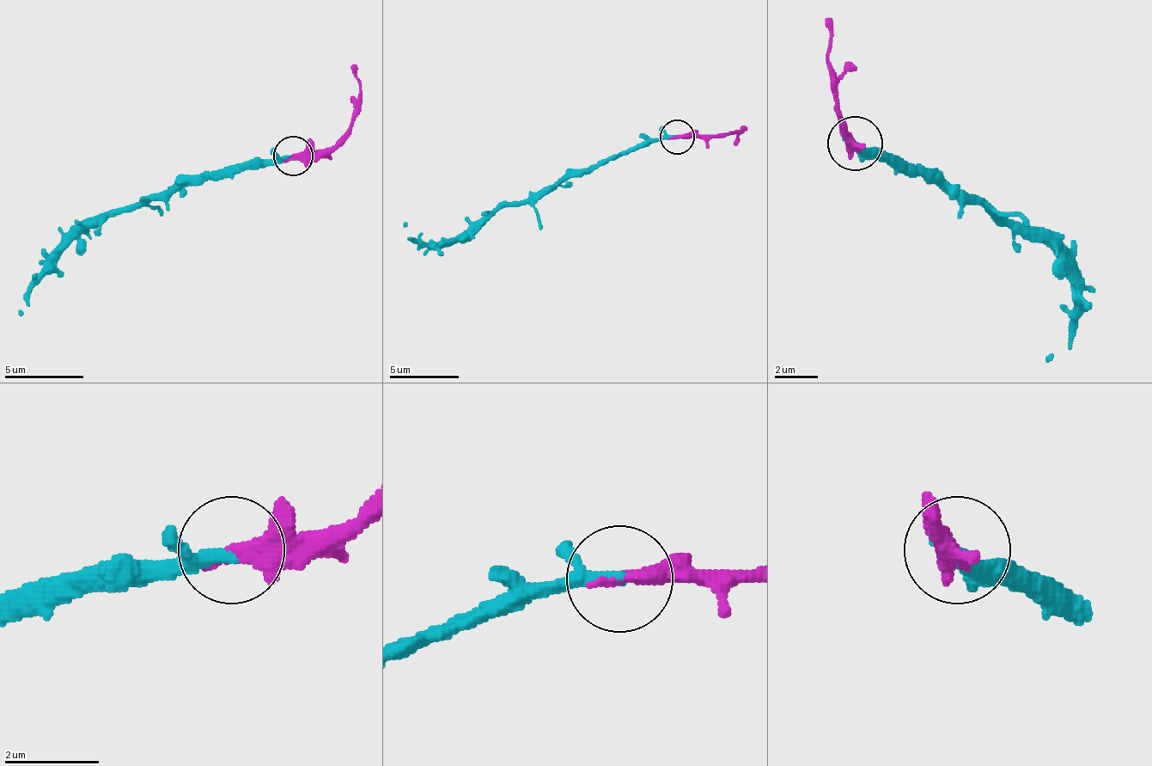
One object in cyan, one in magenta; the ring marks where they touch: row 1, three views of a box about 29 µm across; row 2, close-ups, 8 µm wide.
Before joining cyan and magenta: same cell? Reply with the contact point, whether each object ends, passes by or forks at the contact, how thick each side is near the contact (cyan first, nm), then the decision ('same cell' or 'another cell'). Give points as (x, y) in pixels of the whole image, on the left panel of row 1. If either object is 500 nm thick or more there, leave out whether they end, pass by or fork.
place (293, 156); cyan passes by; magenta ends; calibres 200 and 380 nm; same cell

